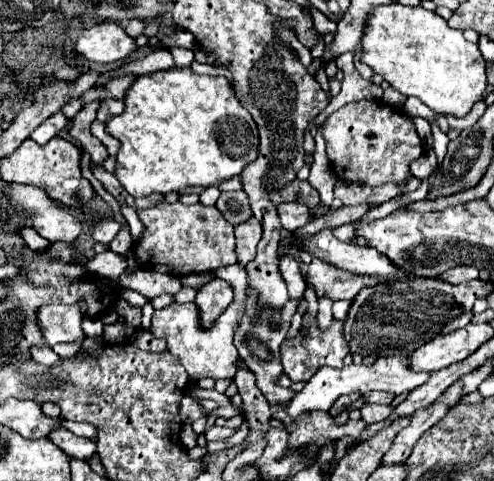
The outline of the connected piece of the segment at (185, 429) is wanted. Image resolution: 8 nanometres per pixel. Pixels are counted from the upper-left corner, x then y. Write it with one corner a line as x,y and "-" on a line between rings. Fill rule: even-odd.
190,424
182,425
178,437
184,447
188,447
190,449
197,446
198,435
193,431

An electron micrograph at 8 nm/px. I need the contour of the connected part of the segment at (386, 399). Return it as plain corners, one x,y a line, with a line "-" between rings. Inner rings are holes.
374,391
374,393
368,393
364,395
366,403
380,403
380,405
390,405
394,401
394,393
386,393
386,391

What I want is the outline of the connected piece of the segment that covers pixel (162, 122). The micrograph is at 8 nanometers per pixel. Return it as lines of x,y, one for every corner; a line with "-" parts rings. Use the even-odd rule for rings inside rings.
168,69
142,75
134,81
124,97
124,113
106,123
106,131
116,137
122,147
116,155
114,175
132,197
148,197
152,193
180,193
186,187
212,187
240,177
242,169
258,157
258,129
252,115
240,105
226,77
210,77
192,73
192,69

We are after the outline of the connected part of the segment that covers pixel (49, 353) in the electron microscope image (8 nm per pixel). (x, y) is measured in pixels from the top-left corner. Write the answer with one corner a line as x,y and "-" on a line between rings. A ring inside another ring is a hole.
34,347
34,349
32,349
32,359
38,361
40,365
46,365
46,367
50,367
50,365
60,365
60,363
64,361
64,359
62,359
60,355
56,355
50,347
44,347
44,349

